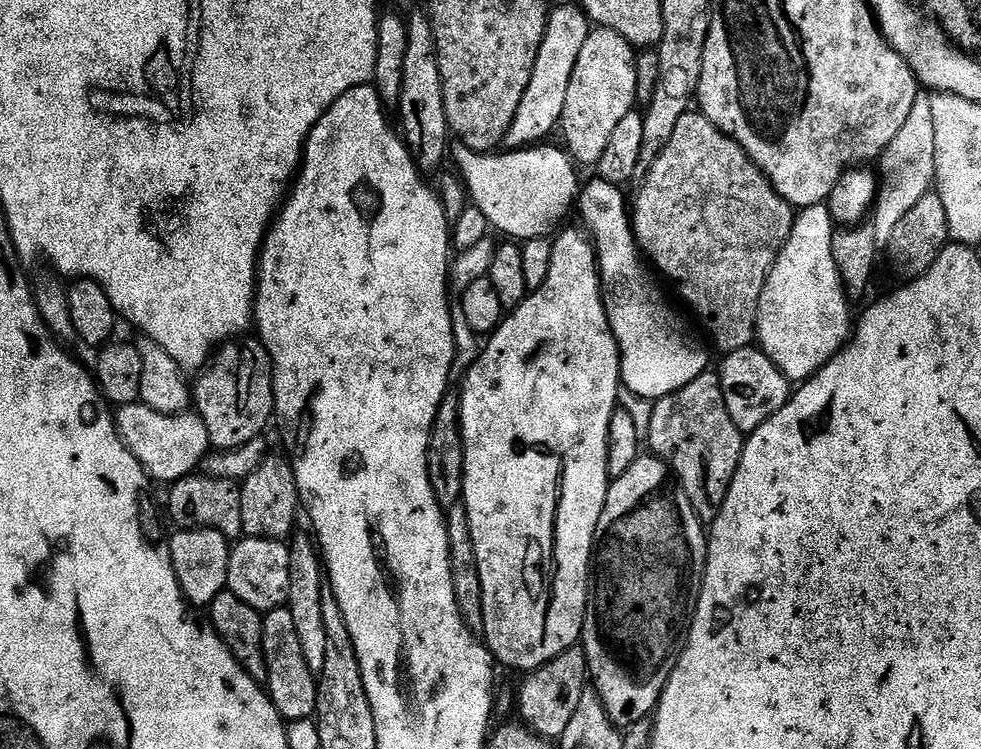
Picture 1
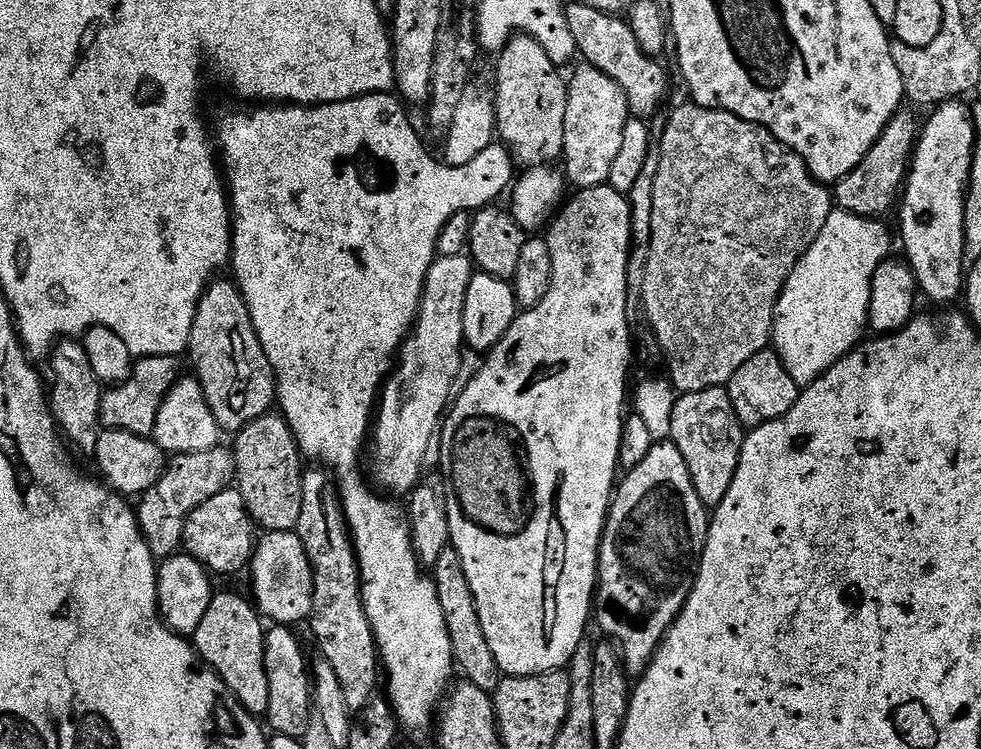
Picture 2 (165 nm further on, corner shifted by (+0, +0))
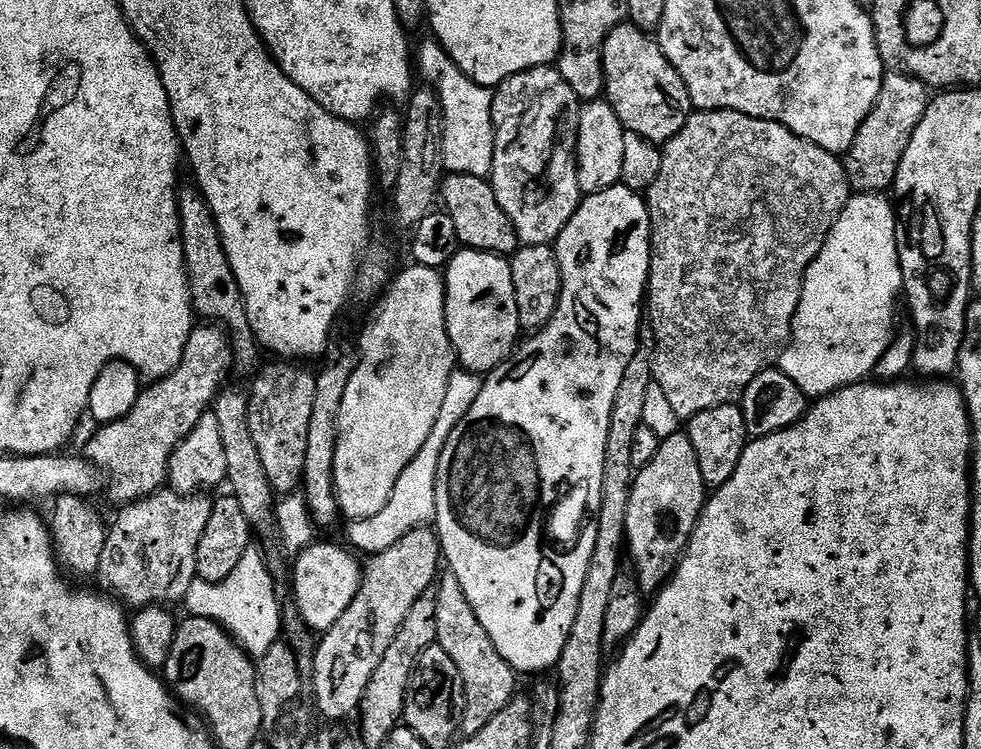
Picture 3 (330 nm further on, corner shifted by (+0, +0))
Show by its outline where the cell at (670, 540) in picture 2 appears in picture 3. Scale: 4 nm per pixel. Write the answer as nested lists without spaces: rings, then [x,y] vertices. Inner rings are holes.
[[[673,431],[670,438],[660,442],[658,454],[654,454],[654,462],[637,471],[632,482],[630,510],[626,510],[626,556],[627,559],[632,559],[631,571],[640,584],[641,592],[655,594],[672,579],[684,551],[688,549],[688,543],[694,534],[696,523],[700,520],[705,503],[706,485],[702,478],[702,470],[698,470],[698,454],[694,454],[694,442],[690,442],[687,431]]]

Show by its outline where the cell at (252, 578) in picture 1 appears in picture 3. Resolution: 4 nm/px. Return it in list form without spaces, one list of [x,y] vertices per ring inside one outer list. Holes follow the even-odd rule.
[[[313,542],[308,547],[301,548],[295,557],[296,569],[292,572],[292,592],[296,595],[294,603],[300,611],[304,627],[313,633],[329,632],[334,622],[346,614],[350,602],[354,602],[354,594],[358,594],[360,589],[361,561],[356,561],[357,557],[347,547],[344,548],[339,548],[336,544]]]

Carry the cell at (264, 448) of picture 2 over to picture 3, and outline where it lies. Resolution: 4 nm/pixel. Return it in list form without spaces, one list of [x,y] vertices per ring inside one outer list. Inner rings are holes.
[[[280,358],[268,364],[250,387],[250,435],[262,458],[262,467],[272,491],[292,494],[304,483],[306,470],[306,438],[310,431],[310,414],[314,407],[316,372],[300,362]]]

